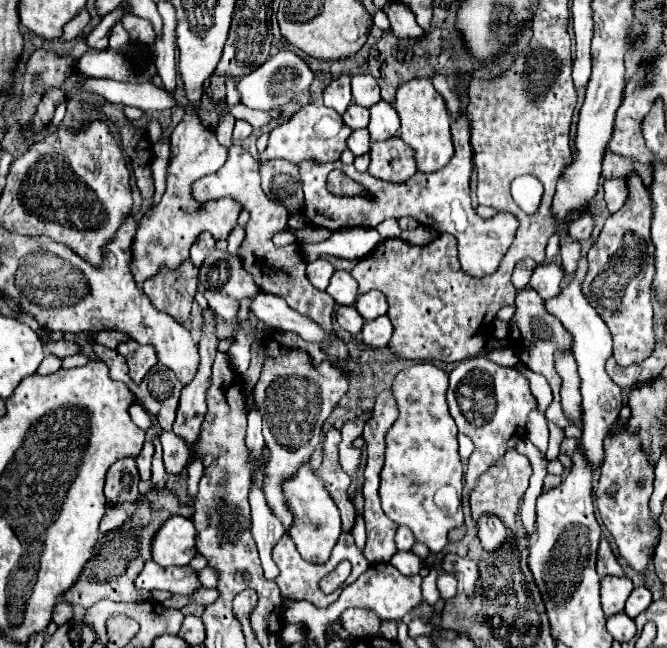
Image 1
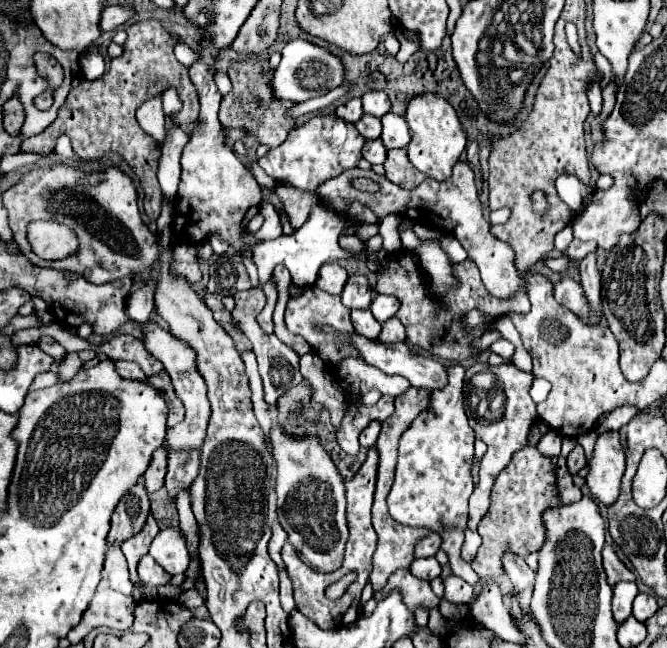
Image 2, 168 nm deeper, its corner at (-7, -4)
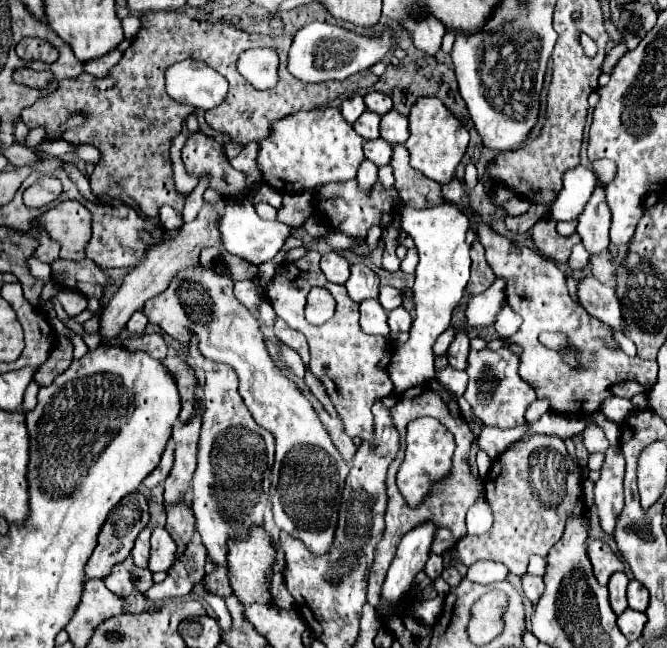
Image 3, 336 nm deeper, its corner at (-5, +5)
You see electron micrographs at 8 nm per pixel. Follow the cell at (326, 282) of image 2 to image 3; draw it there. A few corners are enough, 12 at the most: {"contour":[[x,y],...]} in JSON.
{"contour":[[335,251],[321,257],[321,271],[331,283],[349,279],[349,263]]}

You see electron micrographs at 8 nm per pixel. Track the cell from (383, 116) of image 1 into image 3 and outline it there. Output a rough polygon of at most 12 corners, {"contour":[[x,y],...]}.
{"contour":[[389,111],[381,117],[381,137],[391,145],[409,139],[407,117]]}

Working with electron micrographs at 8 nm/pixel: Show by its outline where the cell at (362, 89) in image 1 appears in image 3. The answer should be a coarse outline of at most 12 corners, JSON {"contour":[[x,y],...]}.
{"contour":[[379,91],[365,95],[369,111],[385,115],[393,109],[391,97]]}

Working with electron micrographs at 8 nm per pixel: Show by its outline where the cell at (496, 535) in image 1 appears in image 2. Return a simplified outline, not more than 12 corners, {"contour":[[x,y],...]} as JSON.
{"contour":[[503,554],[503,568],[519,592],[533,586],[525,558]]}

